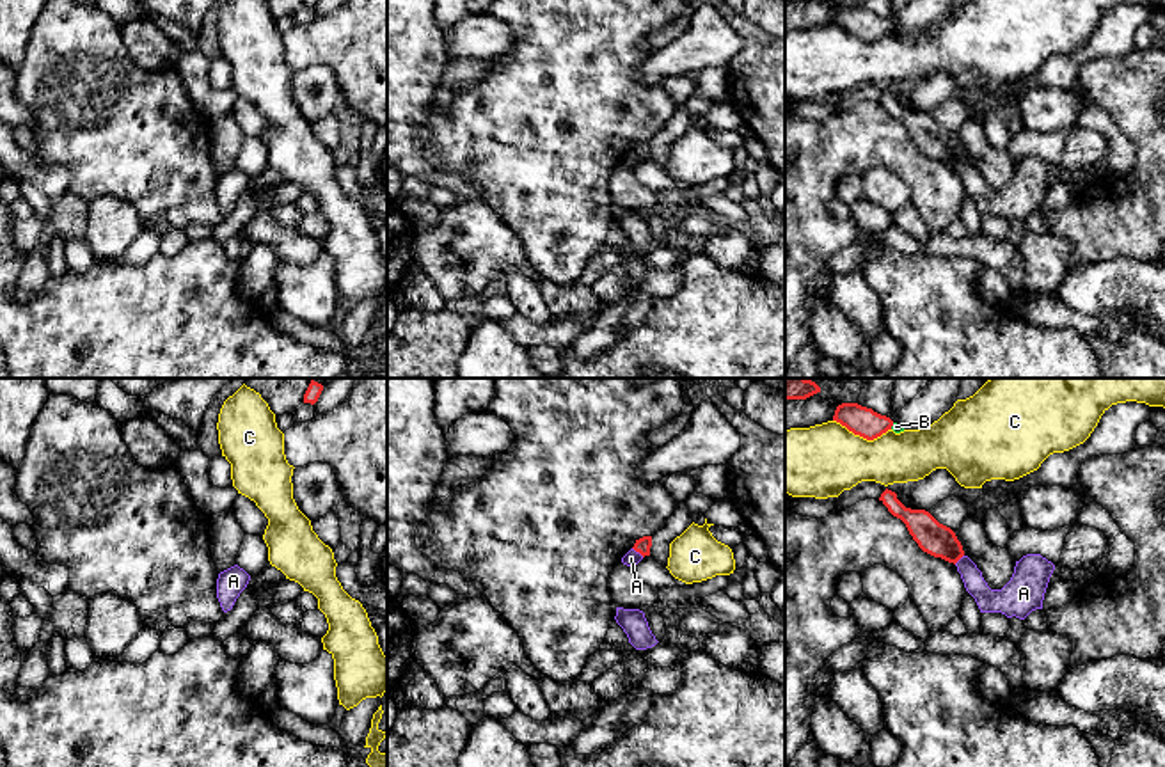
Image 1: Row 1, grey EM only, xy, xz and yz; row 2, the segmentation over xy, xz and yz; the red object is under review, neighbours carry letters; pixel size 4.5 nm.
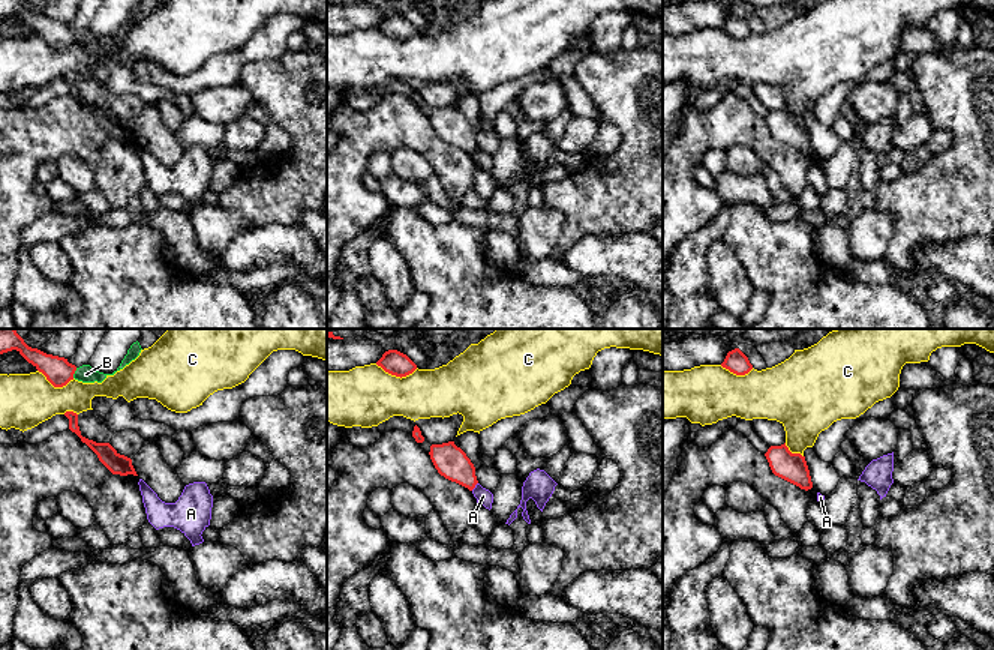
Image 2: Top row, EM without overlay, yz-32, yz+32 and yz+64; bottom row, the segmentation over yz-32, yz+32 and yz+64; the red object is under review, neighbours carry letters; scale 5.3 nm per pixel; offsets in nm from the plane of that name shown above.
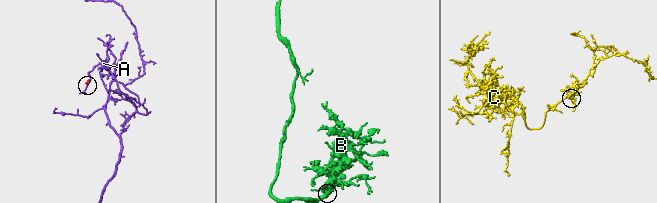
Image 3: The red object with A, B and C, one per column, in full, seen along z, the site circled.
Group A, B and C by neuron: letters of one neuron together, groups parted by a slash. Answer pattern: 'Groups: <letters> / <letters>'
Groups: A / B / C

